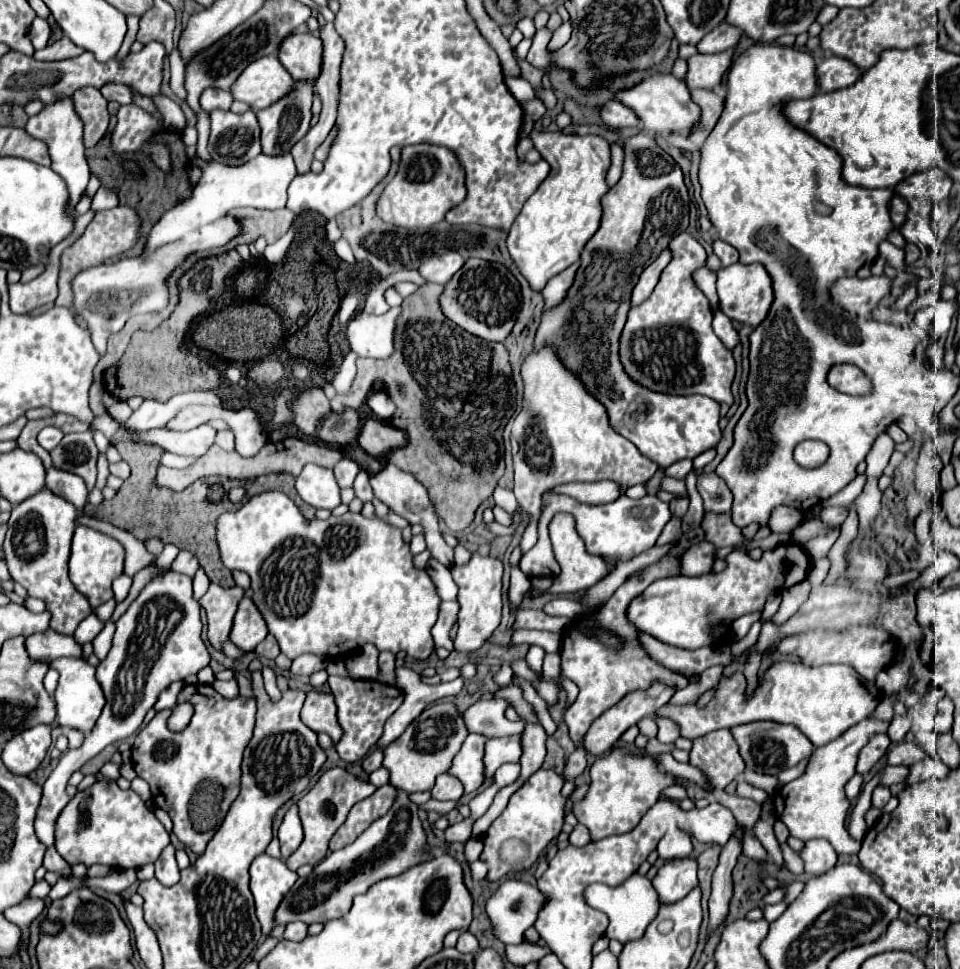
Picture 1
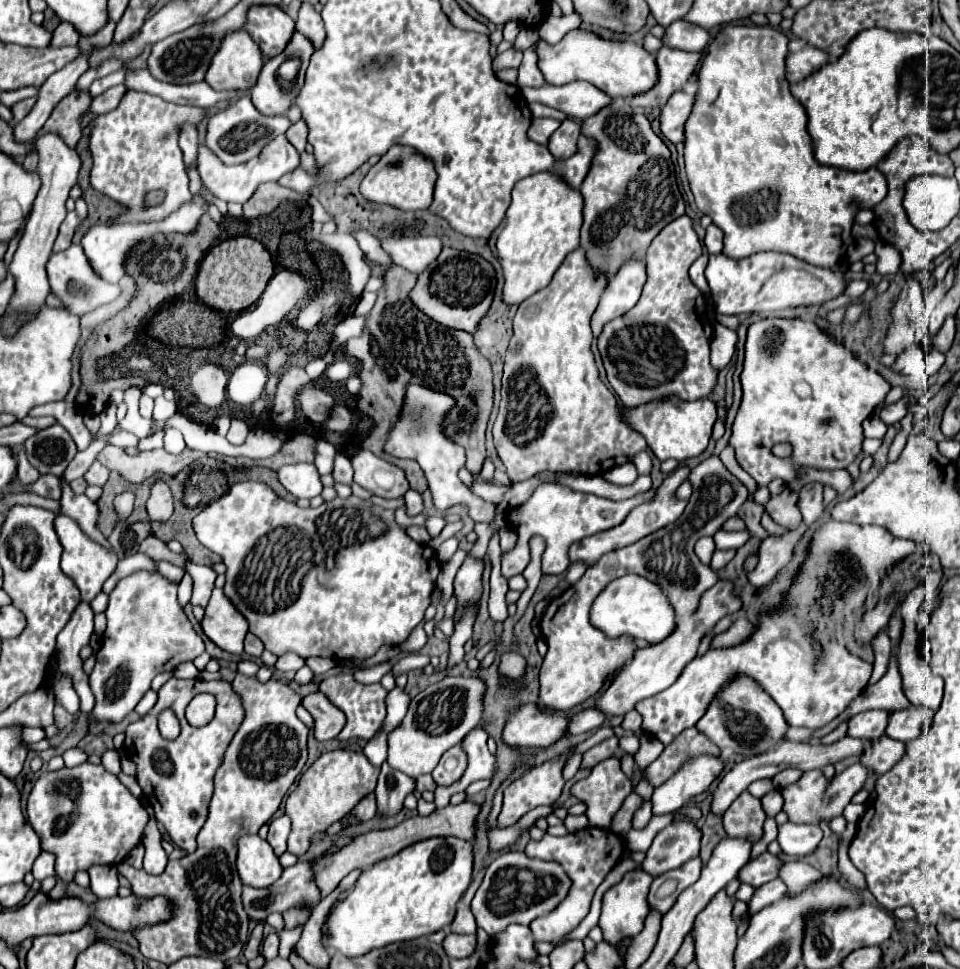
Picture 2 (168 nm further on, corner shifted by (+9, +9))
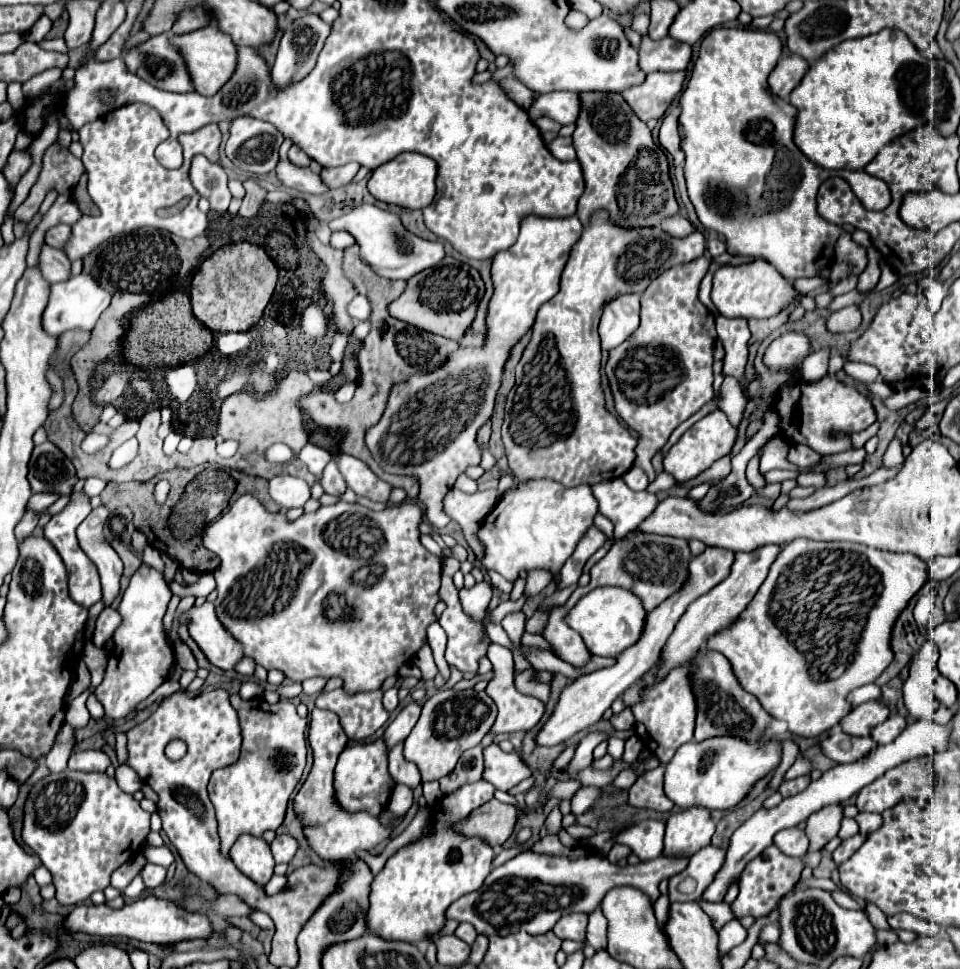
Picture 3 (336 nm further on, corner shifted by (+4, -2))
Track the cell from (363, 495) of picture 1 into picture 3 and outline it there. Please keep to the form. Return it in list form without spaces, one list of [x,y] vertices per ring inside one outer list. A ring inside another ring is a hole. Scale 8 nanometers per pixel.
[[[331,461],[325,467],[323,479],[319,483],[323,485],[325,493],[329,493],[329,495],[343,495],[345,489],[347,489],[347,483],[345,483],[345,479],[343,479],[343,475],[341,475],[341,471],[339,471],[339,467],[337,467],[335,461]]]

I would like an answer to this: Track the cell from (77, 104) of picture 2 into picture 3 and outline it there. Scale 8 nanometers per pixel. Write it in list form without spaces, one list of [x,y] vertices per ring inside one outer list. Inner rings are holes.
[[[55,141],[43,155],[41,171],[31,187],[27,199],[17,207],[15,219],[19,221],[31,221],[35,217],[35,211],[39,209],[41,201],[45,199],[47,191],[57,191],[59,195],[71,195],[79,177],[83,175],[83,163],[77,159],[67,147],[61,147],[59,141]]]

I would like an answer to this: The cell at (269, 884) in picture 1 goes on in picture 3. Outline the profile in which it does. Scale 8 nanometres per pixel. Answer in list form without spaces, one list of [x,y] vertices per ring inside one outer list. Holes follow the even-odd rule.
[[[241,835],[235,841],[235,847],[231,847],[231,861],[259,887],[265,887],[275,873],[275,859],[269,845],[253,835]]]

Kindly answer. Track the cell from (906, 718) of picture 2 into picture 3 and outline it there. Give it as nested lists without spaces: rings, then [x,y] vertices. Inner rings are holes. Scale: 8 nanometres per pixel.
[[[889,715],[887,723],[881,723],[881,727],[875,727],[875,731],[871,731],[871,737],[877,743],[891,743],[895,741],[895,737],[899,737],[903,733],[903,729],[907,727],[907,719],[901,715]]]

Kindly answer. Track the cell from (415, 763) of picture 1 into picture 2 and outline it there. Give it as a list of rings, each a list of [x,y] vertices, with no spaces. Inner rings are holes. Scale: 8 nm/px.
[[[446,676],[440,682],[430,684],[416,698],[412,698],[406,718],[390,734],[388,764],[412,778],[430,774],[436,768],[440,756],[480,724],[484,712],[484,694],[486,684],[478,676]]]

